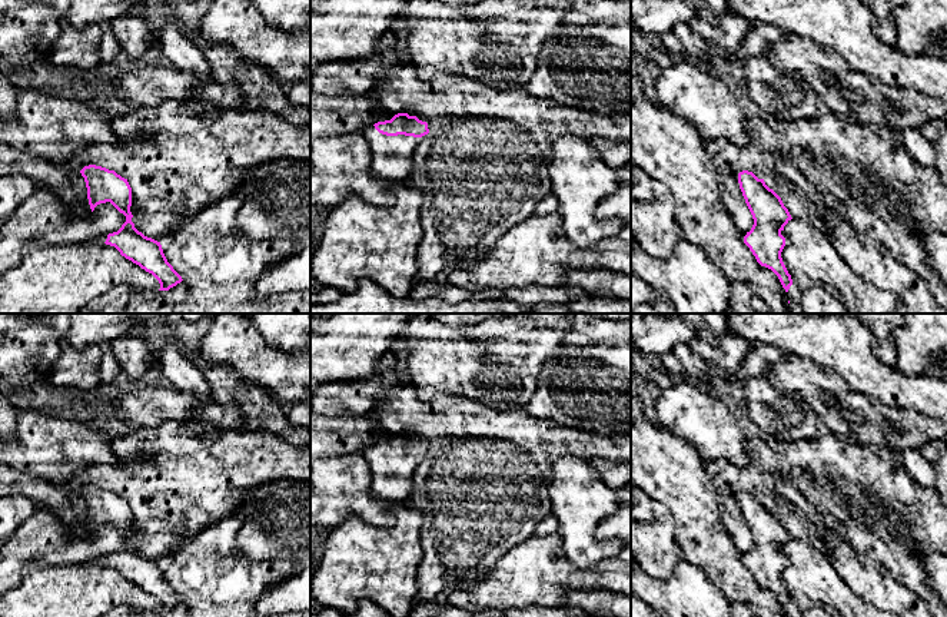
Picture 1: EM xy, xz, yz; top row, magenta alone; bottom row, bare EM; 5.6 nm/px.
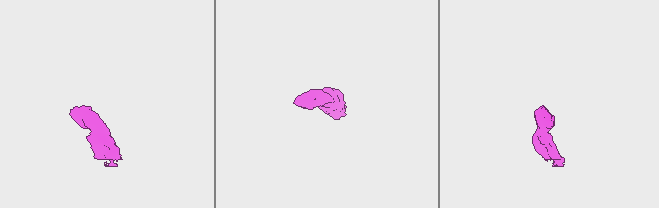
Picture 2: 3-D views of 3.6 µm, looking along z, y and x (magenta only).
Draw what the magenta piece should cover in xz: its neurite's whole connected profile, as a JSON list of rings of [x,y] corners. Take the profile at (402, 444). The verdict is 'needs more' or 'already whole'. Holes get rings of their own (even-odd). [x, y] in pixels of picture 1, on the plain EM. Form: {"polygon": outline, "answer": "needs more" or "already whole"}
{"polygon": [[[408,434],[369,445],[362,455],[372,475],[372,495],[392,504],[408,501],[413,488],[413,472],[428,454],[428,444]]], "answer": "needs more"}

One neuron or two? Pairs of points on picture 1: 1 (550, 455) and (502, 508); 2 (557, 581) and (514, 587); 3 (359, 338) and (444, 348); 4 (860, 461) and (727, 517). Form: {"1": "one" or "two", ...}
{"1": "one", "2": "one", "3": "two", "4": "one"}

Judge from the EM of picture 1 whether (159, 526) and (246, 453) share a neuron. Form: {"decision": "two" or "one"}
{"decision": "one"}

